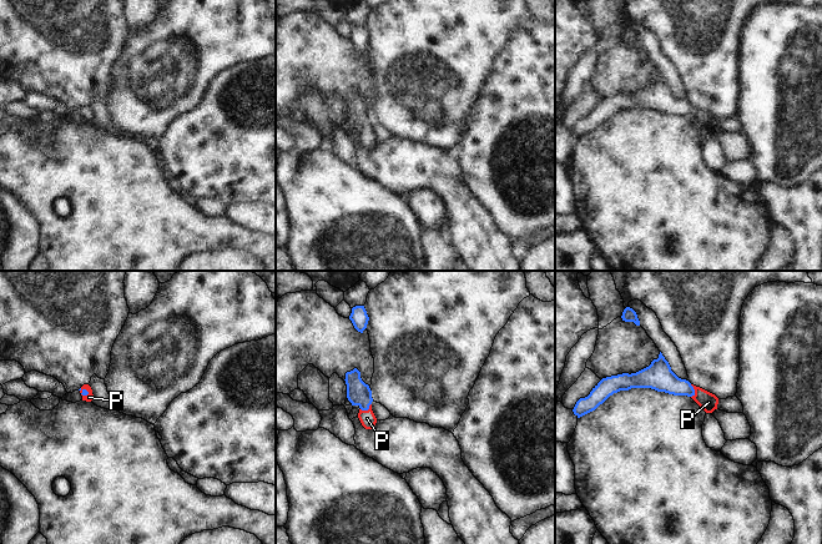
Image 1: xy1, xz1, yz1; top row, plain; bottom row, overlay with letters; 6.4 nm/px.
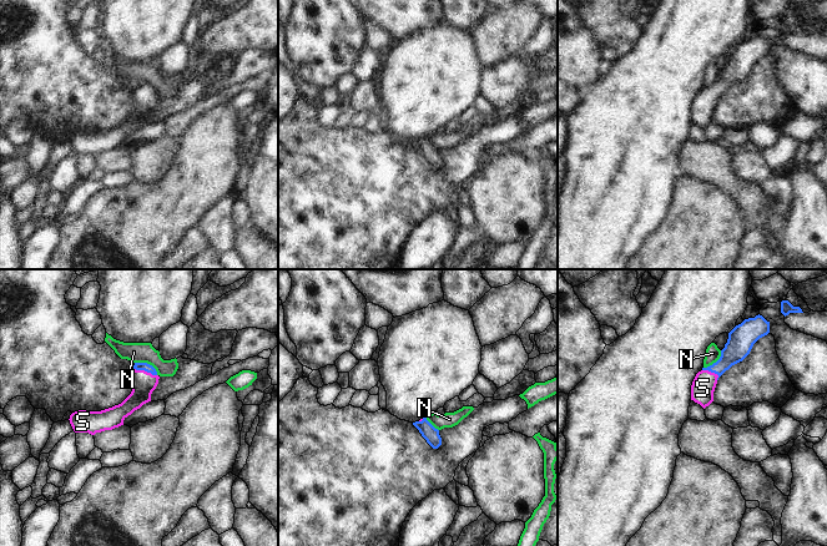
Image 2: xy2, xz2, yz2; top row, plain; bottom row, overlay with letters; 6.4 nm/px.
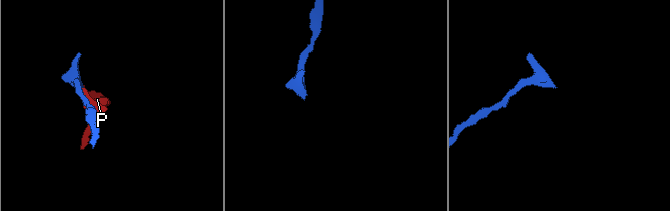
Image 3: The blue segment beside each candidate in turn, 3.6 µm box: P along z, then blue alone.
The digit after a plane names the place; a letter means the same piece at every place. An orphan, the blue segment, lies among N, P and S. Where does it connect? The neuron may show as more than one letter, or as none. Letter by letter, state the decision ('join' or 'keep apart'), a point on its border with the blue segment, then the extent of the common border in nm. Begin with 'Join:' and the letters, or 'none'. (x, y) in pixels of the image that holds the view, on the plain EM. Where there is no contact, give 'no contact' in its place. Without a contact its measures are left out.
Join: P, S
N: keep apart; contact xy2 (146, 84); length 170 nm
P: join; contact yz1 (694, 111); length 90 nm
S: join; contact xy2 (145, 91); length 160 nm

